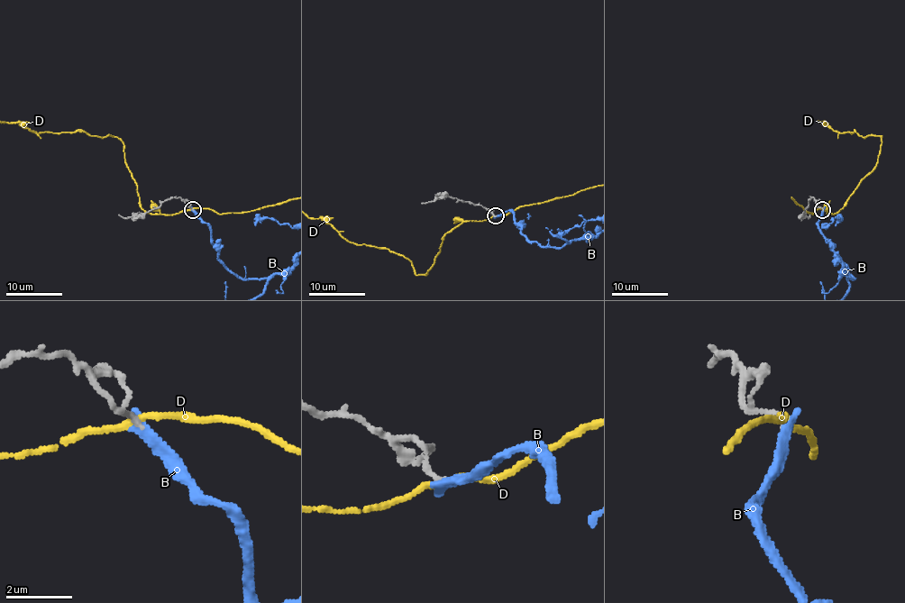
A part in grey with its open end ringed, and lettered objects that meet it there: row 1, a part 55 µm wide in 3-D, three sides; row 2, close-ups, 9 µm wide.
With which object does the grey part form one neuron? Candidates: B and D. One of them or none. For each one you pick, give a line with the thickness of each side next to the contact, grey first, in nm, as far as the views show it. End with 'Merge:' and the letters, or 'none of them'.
B: 170/360 nm
Merge: B

